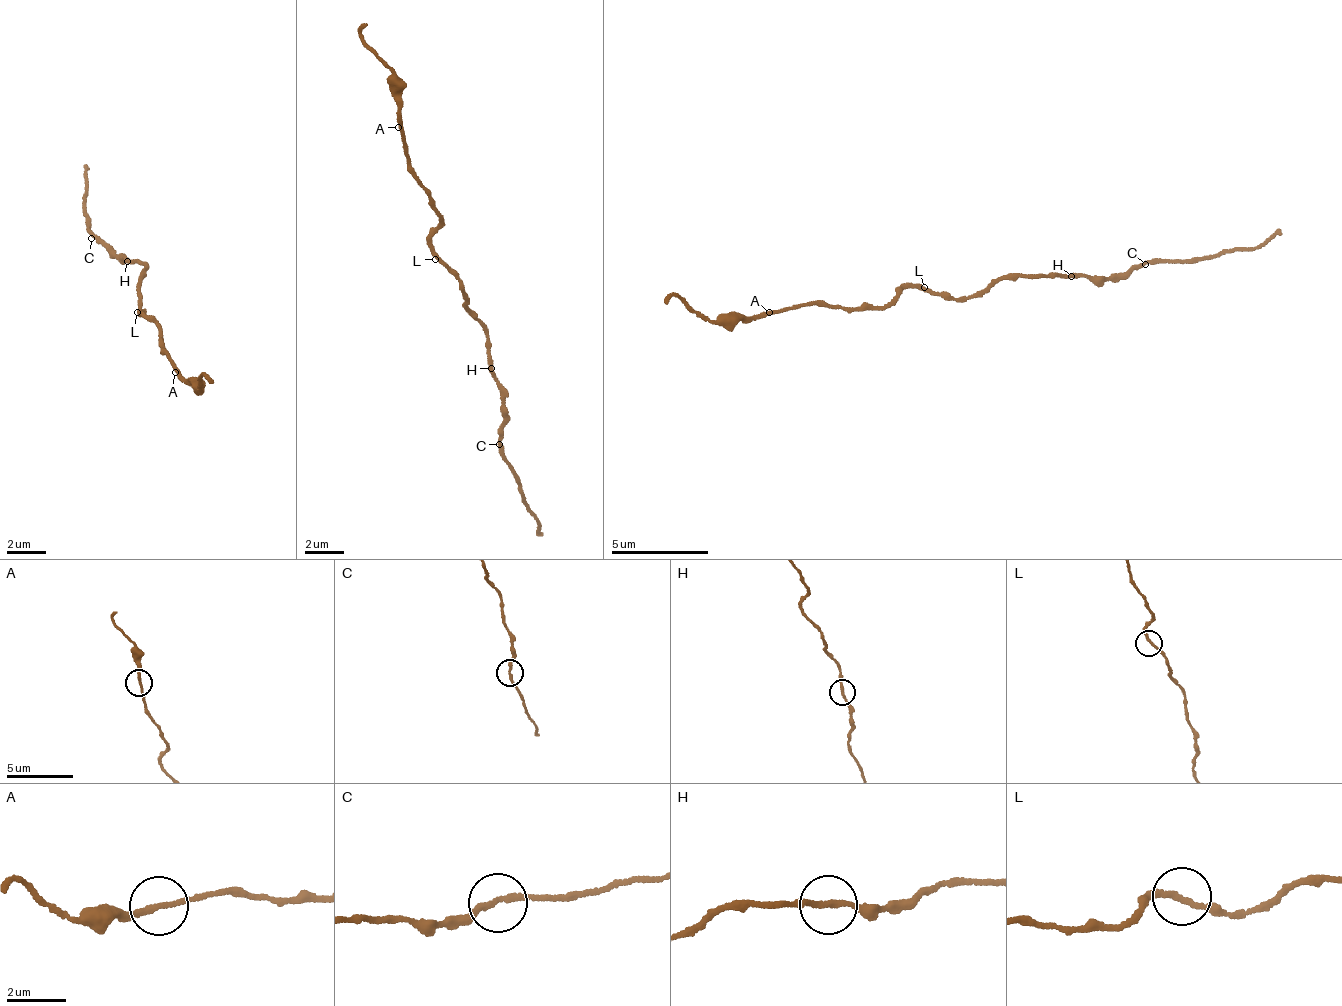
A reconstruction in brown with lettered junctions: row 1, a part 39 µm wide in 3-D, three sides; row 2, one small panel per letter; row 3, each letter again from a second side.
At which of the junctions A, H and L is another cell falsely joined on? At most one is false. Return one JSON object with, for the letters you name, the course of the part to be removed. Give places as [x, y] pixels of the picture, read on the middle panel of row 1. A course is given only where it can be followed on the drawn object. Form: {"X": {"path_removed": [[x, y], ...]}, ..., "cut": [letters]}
{"H": {"path_removed": [[491, 366], [502, 394], [499, 444], [536, 520], [538, 536]]}, "cut": ["H"]}

